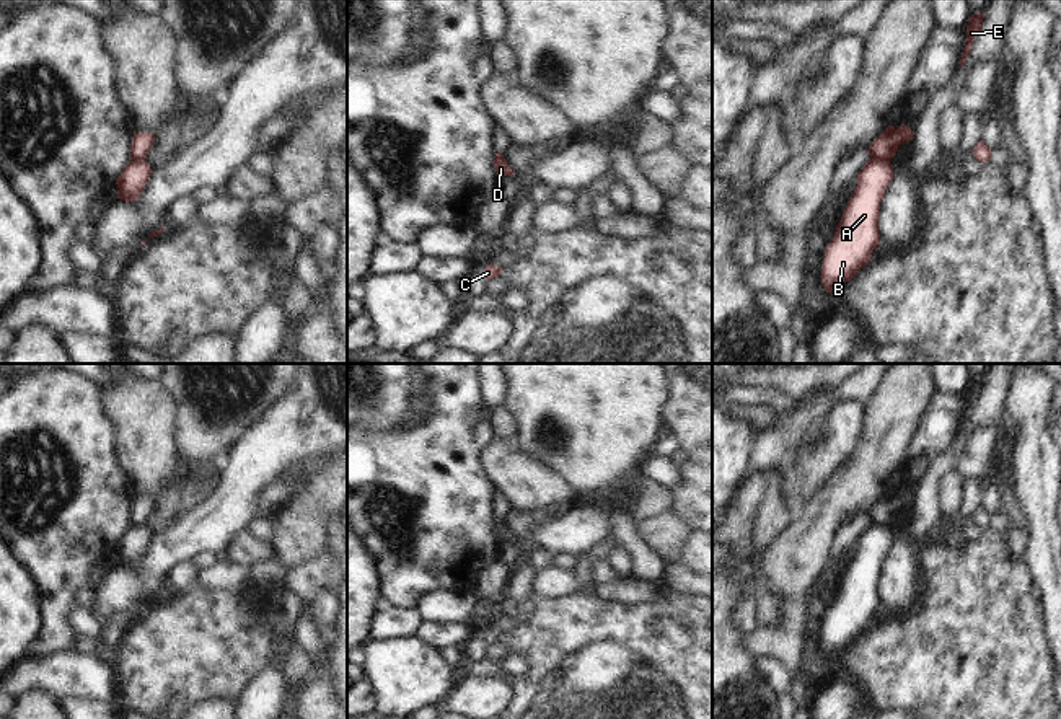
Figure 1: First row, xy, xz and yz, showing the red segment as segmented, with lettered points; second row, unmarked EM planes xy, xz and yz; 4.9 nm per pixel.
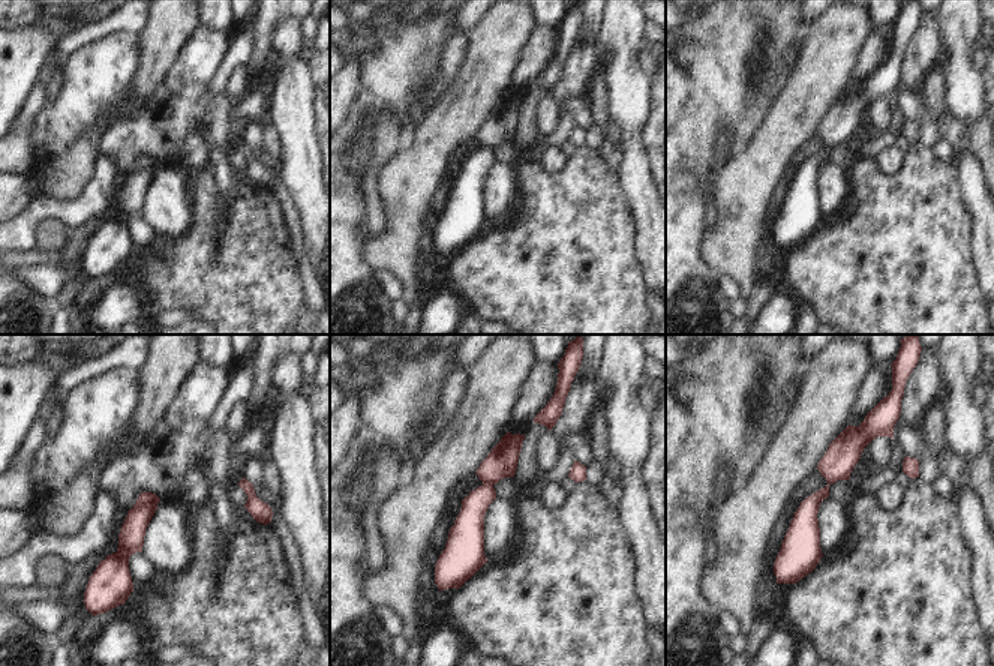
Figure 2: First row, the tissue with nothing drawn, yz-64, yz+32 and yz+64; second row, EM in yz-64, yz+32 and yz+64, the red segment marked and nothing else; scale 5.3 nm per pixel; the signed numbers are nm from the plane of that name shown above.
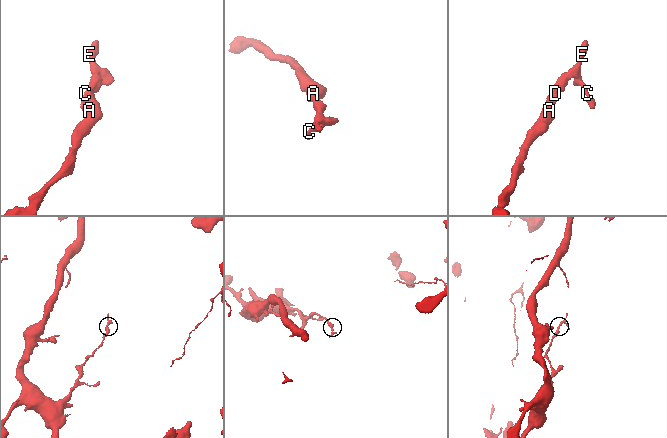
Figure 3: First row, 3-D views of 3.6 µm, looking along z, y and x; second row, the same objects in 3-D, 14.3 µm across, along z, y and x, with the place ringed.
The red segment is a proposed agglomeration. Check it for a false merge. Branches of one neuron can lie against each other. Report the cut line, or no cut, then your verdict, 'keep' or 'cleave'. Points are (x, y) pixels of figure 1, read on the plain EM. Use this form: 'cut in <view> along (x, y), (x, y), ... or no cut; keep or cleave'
cut in yz along (872, 524), (889, 527); cleave

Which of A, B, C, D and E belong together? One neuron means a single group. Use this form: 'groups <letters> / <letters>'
groups A B D / C E

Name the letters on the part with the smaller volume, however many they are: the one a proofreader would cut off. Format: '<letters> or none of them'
C, E.

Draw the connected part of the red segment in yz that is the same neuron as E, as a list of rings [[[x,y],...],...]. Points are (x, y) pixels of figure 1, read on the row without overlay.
[[[984,378],[971,380],[971,383],[966,390],[966,404],[965,404],[965,412],[963,412],[963,419],[962,419],[958,434],[965,429],[965,426],[971,416],[973,406],[978,403],[980,396],[981,396],[983,385],[984,385]]]

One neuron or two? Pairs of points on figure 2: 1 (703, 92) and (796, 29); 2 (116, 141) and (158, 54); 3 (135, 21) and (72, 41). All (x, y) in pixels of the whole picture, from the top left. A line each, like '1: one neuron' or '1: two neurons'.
1: one neuron
2: two neurons
3: one neuron

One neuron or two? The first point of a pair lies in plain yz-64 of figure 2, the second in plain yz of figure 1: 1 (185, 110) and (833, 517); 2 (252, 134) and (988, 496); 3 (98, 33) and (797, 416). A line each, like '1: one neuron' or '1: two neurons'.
1: two neurons
2: one neuron
3: two neurons

